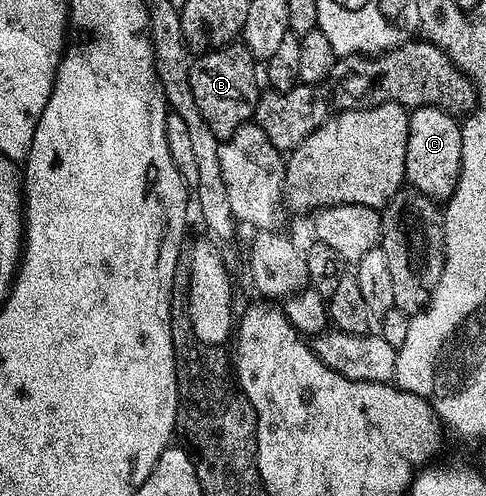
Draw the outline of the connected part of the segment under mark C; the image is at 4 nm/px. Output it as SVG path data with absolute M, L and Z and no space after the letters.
M416 106L409 114L409 136L405 144L405 182L410 189L443 204L453 196L461 176L461 122L456 115L436 106Z

